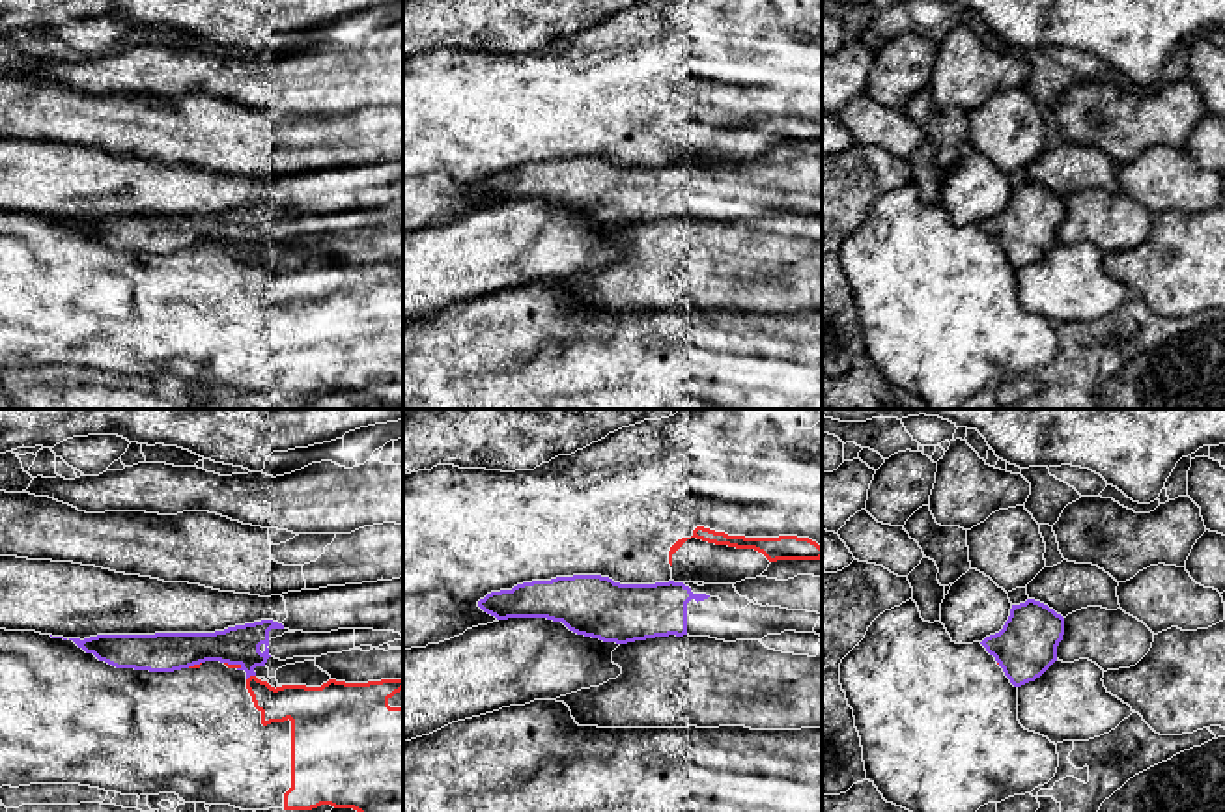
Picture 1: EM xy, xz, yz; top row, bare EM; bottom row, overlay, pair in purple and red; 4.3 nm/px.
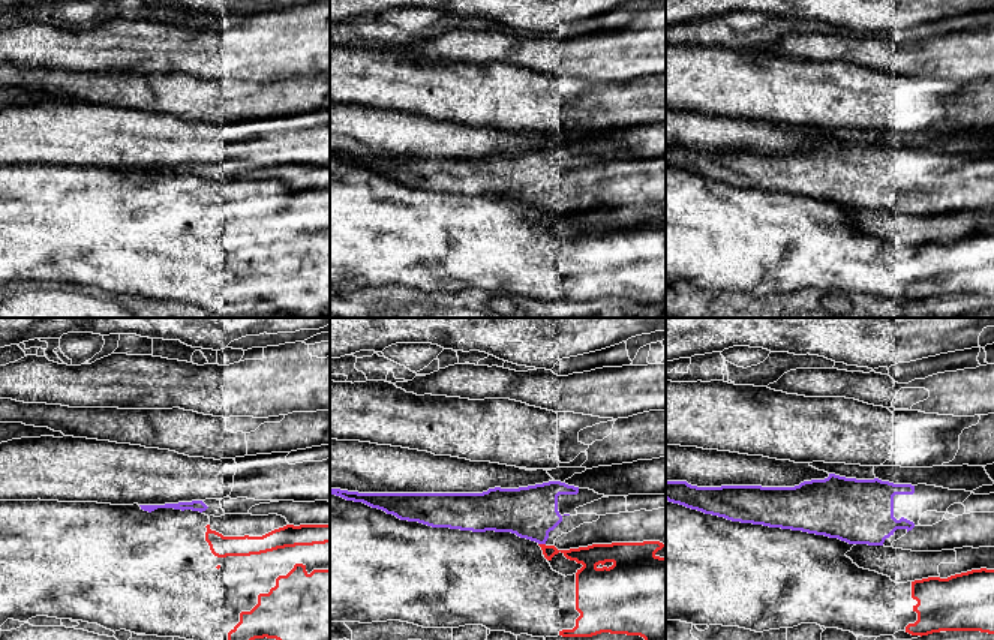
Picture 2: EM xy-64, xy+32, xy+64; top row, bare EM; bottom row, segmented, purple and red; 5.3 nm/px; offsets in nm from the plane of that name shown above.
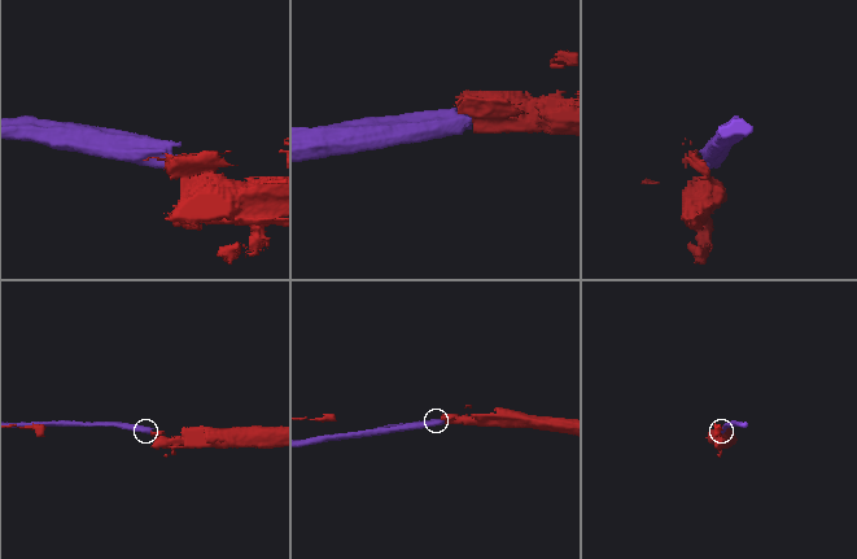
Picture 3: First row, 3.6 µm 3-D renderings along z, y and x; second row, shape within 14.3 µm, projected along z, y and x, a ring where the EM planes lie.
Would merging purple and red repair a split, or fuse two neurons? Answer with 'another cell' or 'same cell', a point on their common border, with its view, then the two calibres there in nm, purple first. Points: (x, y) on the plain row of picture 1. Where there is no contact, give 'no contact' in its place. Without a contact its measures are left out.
another cell | xy (251, 256) | 170/160 nm

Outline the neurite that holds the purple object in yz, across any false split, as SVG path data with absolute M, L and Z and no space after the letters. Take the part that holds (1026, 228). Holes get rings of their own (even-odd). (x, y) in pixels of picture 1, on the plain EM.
M1027 181L1012 187L1003 211L980 226L995 239L1014 269L1040 259L1055 243L1064 200L1048 187Z

